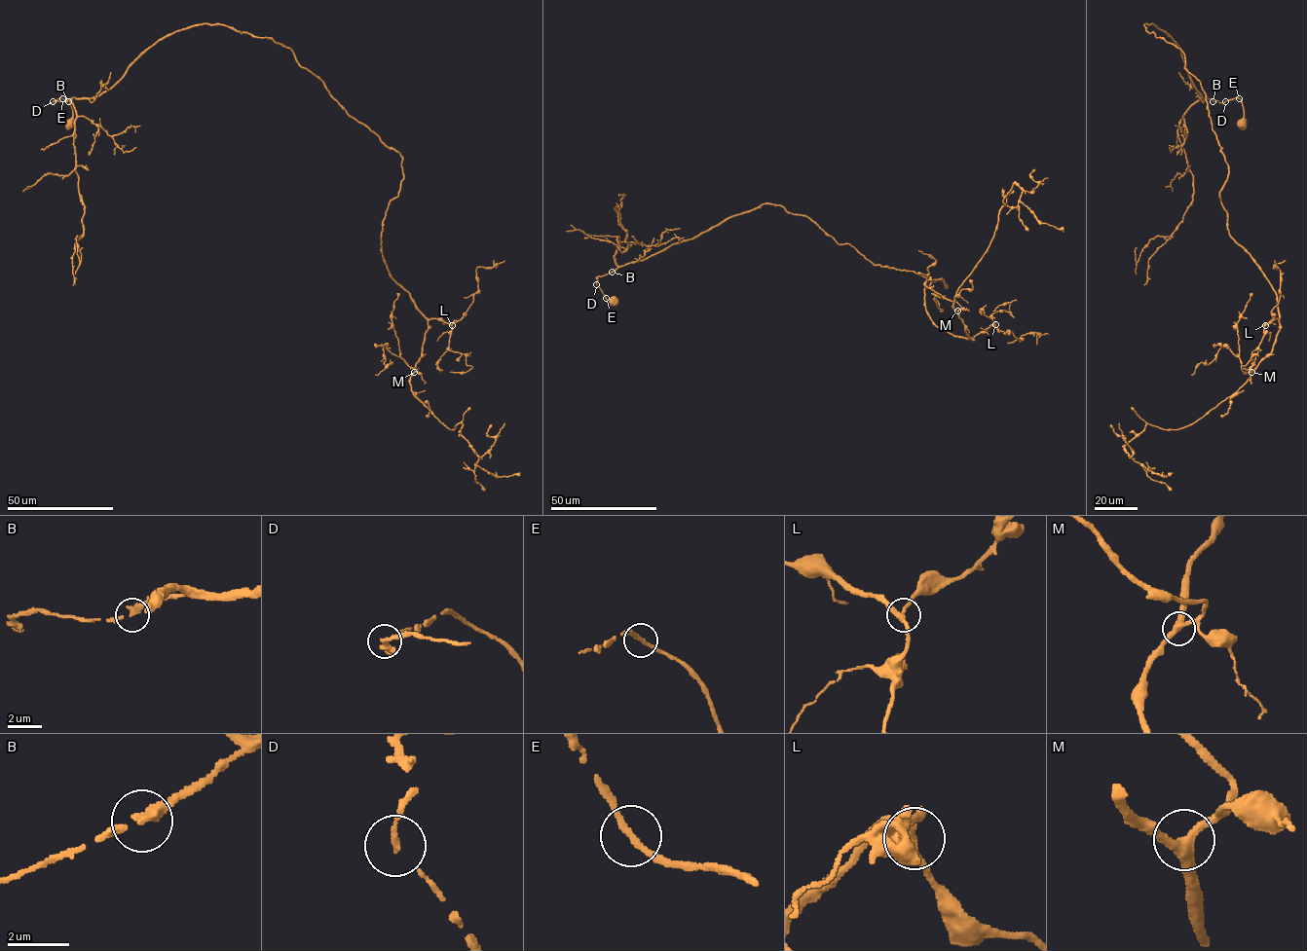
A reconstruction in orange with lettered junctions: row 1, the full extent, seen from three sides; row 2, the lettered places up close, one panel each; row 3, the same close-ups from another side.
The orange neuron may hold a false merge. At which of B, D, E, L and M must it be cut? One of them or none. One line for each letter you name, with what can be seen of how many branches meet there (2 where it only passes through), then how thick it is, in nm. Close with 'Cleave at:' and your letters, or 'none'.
Cleave at: none

